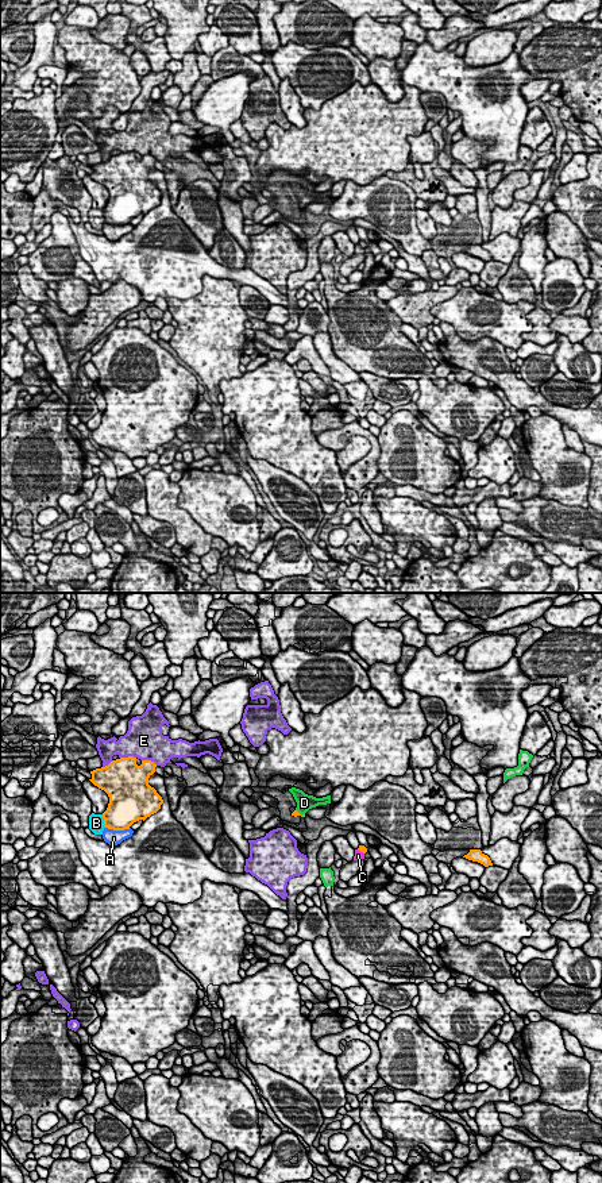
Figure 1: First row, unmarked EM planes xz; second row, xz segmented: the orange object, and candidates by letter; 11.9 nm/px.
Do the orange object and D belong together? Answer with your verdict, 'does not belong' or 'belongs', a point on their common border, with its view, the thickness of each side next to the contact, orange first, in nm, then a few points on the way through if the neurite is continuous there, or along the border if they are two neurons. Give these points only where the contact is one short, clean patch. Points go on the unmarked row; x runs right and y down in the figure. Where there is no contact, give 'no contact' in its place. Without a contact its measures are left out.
does not belong; contact xz (298, 208); calibres 70 and 190 nm; border xz (296, 204), (304, 209)

